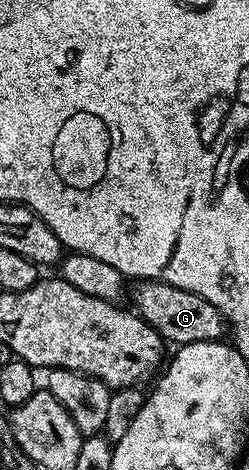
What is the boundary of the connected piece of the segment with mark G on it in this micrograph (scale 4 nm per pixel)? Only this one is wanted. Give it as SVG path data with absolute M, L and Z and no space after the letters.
M137 280L132 285L133 304L138 316L147 321L161 335L162 341L173 343L173 346L190 344L191 342L207 342L221 340L227 332L223 314L207 302L207 298L199 298L191 290L183 290L179 286L171 286L162 280Z

